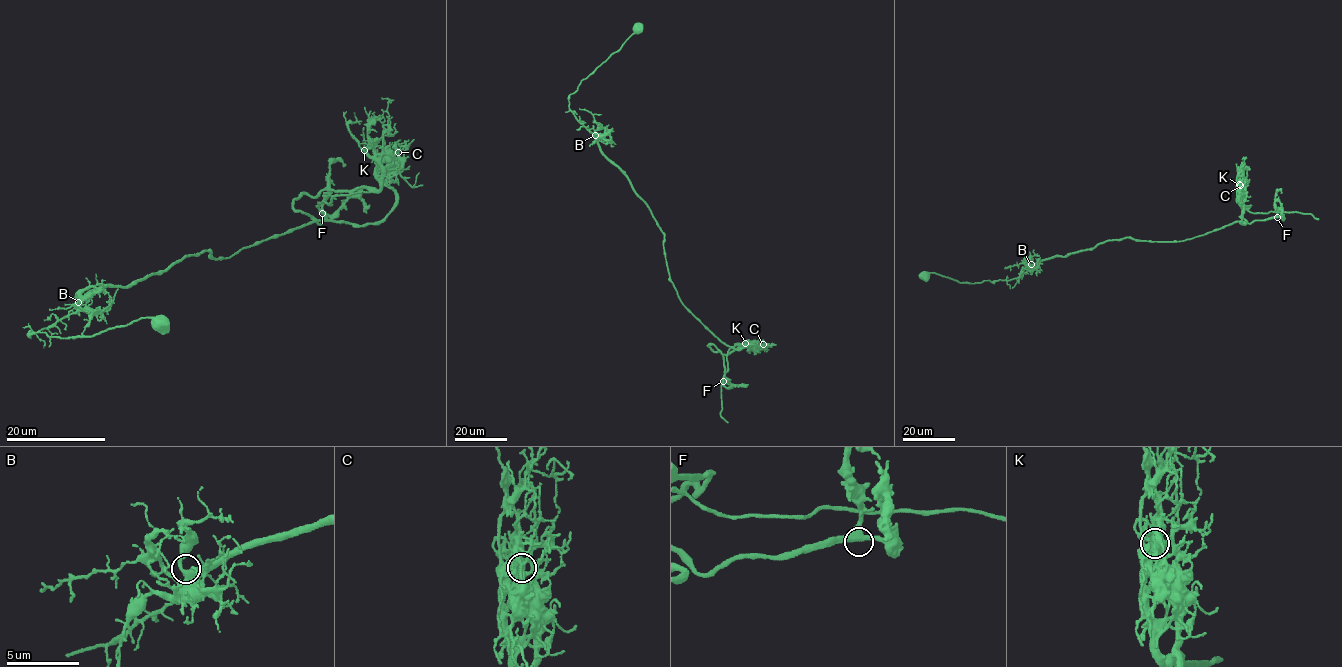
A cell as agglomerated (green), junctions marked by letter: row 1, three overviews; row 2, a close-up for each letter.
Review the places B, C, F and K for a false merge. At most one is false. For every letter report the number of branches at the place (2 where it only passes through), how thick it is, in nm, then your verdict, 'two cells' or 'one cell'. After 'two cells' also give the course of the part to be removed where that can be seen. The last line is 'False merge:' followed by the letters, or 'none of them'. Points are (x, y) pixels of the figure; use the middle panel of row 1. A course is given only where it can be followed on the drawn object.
B: 3 branches meet; 380 nm thick; one cell
C: 3 branches meet; 240 nm thick; two cells; foreign part runs (763, 344), (754, 341), (748, 346), (735, 345), (728, 351), (727, 371), (721, 386), (720, 415), (727, 422)
F: 3 branches meet; 400 nm thick; one cell
K: 5 branches meet; 280 nm thick; one cell
False merge: C

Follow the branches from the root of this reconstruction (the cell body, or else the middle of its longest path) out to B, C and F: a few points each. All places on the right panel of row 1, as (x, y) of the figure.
B: (925, 275), (935, 272), (971, 283), (1009, 280), (1027, 271), (1031, 264)
C: (925, 275), (1009, 280), (1042, 260), (1108, 240), (1179, 242), (1244, 224), (1240, 186)
F: (925, 275), (1009, 280), (1042, 260), (1108, 240), (1184, 241), (1244, 224), (1241, 199), (1241, 208), (1277, 217)

